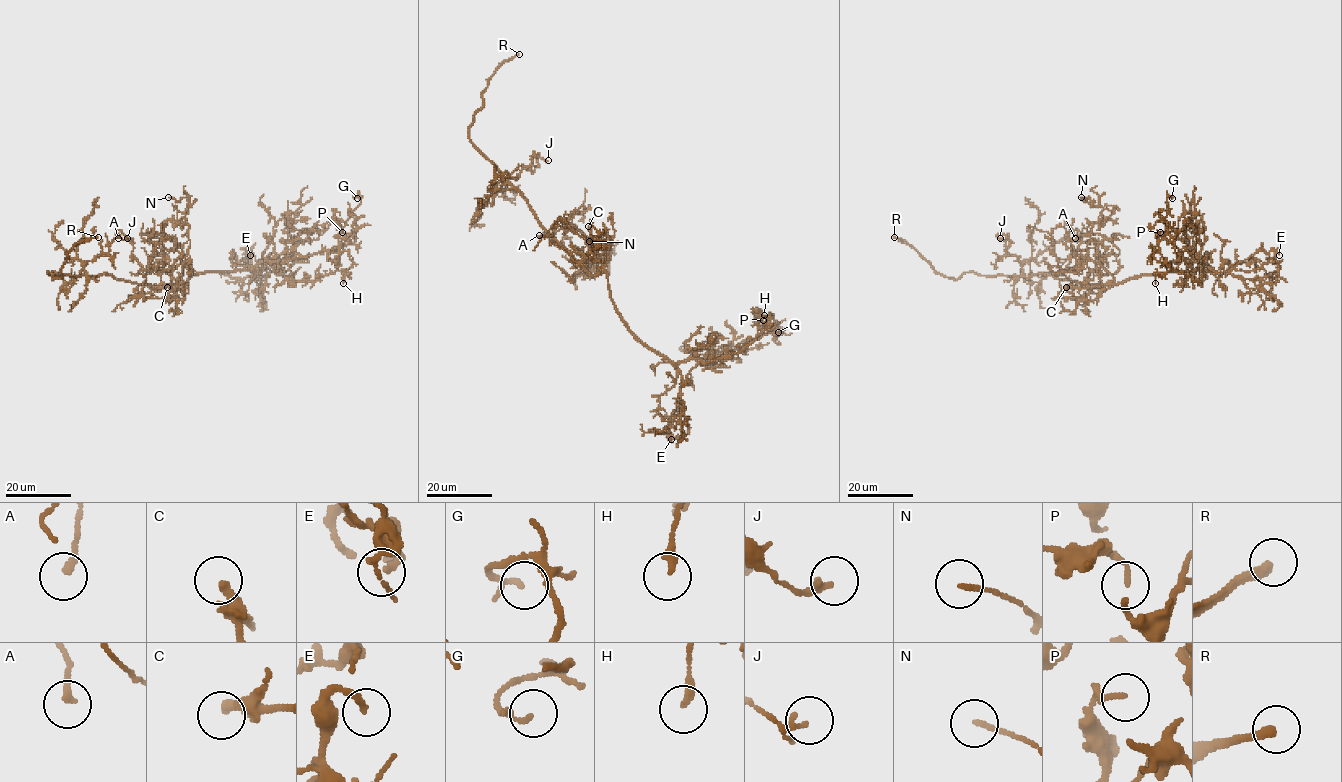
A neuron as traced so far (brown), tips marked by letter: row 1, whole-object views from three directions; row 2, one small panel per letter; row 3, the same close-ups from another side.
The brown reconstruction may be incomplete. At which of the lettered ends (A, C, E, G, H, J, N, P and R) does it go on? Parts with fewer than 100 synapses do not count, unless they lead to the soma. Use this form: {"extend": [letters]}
{"extend": ["C", "R"]}

